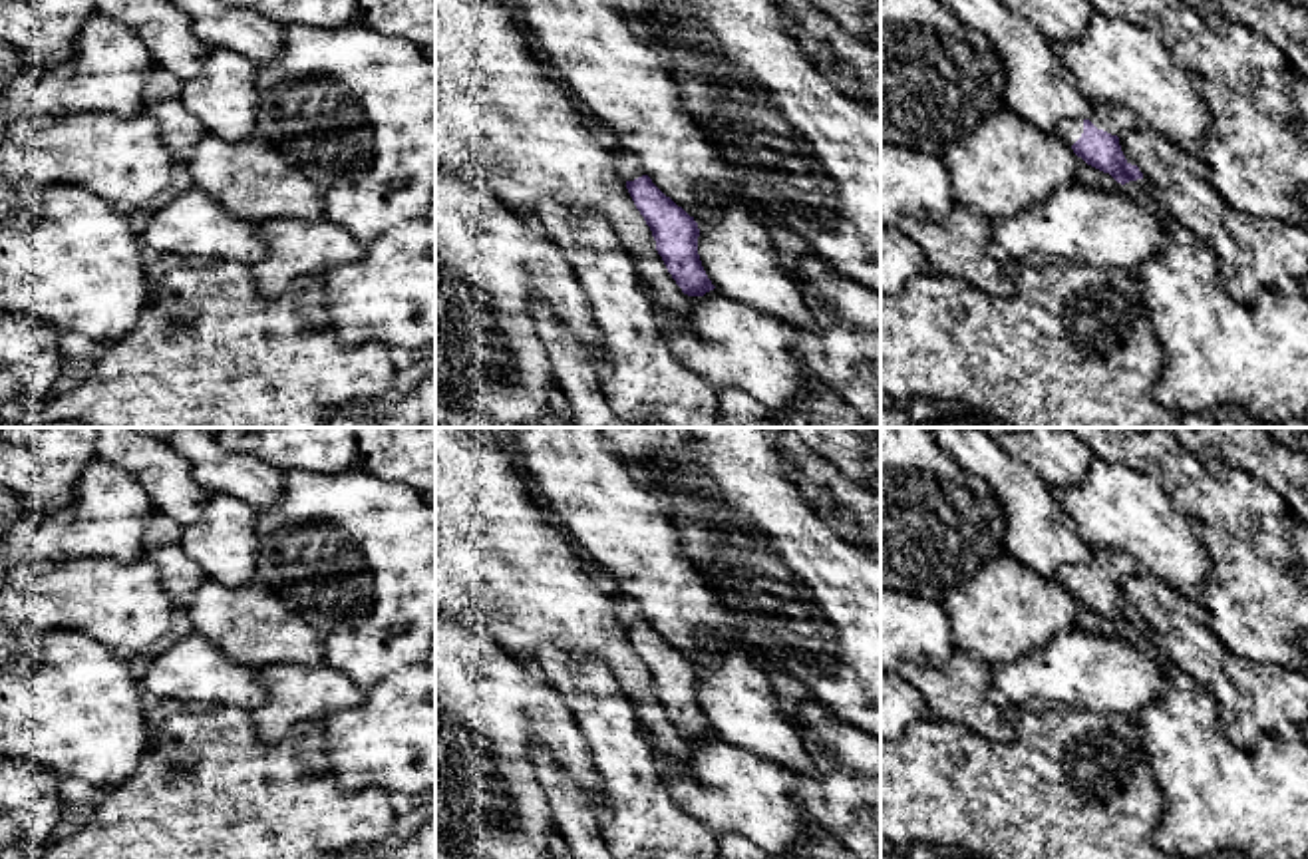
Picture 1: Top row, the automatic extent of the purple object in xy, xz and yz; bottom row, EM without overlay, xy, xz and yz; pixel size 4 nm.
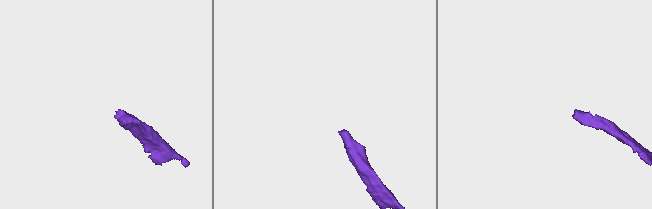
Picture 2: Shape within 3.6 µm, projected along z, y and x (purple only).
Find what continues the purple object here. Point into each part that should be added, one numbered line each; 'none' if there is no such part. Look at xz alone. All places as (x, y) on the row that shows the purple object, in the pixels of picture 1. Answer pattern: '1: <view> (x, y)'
1: xz (627, 162)

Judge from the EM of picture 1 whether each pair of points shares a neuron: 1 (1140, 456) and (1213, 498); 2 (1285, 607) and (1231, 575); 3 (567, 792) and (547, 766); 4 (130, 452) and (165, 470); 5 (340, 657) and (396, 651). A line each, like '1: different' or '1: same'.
1: same
2: same
3: same
4: same
5: same

